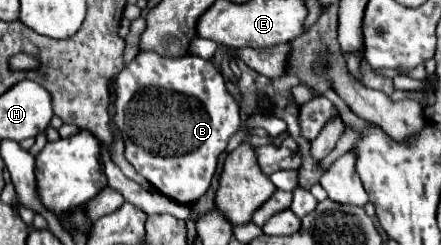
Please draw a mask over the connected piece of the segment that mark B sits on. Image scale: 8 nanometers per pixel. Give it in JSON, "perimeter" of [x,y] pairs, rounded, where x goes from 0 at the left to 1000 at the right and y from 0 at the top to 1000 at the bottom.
{"perimeter":[[[317,208],[259,331],[259,510],[281,576],[281,641],[299,682],[327,714],[367,796],[399,829],[431,837],[449,820],[476,763],[490,706],[494,633],[512,608],[517,567],[544,527],[544,429],[512,363],[512,322],[467,241],[417,224],[404,241],[354,224],[349,208]]]}

